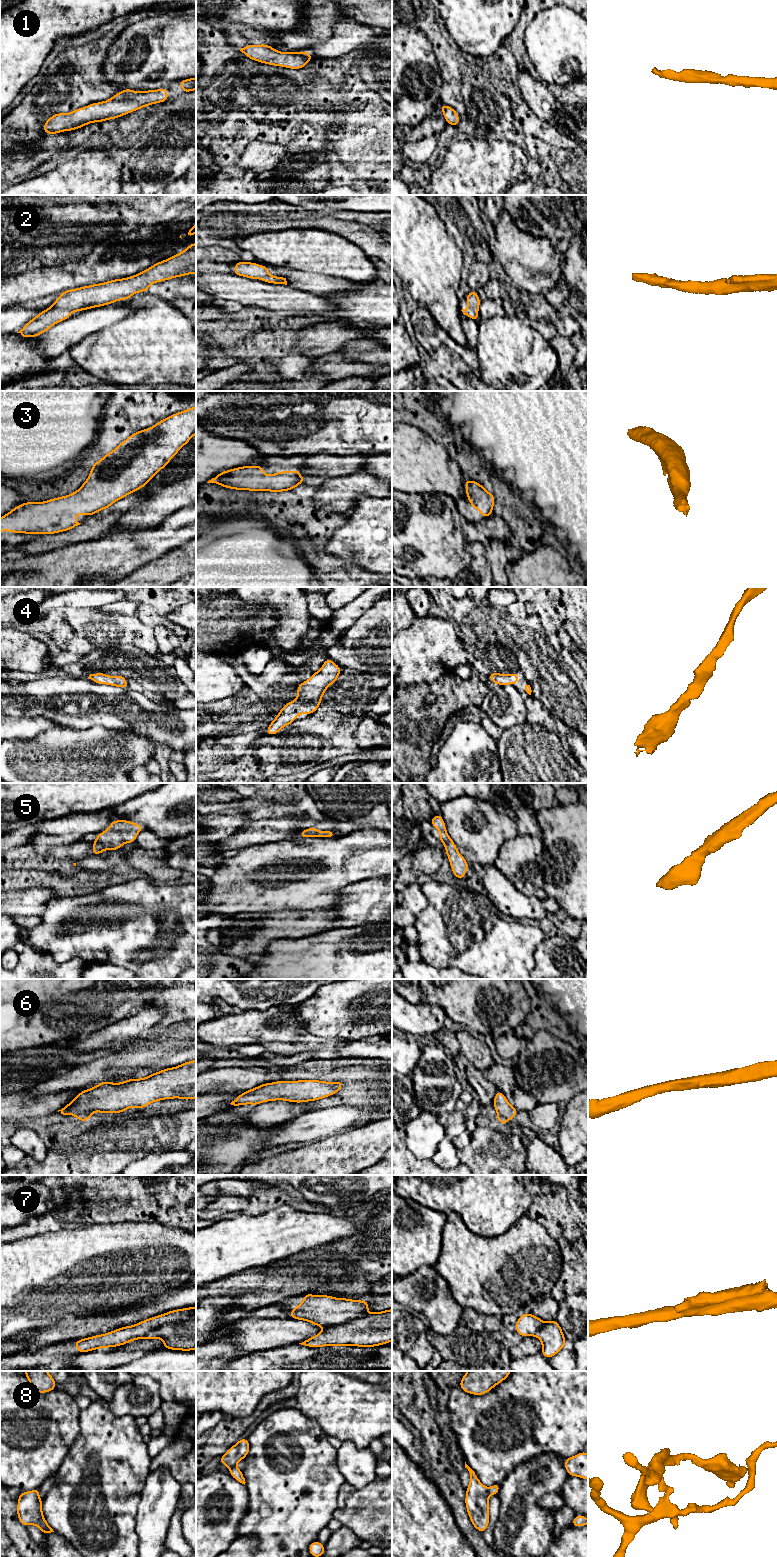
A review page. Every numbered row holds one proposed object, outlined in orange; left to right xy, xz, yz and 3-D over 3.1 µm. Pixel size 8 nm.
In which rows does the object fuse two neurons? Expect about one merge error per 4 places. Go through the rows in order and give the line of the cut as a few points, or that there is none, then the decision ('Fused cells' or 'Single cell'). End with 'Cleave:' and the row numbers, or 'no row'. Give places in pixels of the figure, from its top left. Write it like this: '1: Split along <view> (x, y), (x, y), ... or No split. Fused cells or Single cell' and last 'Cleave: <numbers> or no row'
1: No split. Single cell
2: No split. Single cell
3: No split. Single cell
4: No split. Single cell
5: No split. Single cell
6: No split. Single cell
7: Split along xy (195, 1318), (162, 1324), (150, 1330), (143, 1337). Fused cells
8: Split along yz (486, 1488), (490, 1494). Fused cells
Cleave: 7, 8

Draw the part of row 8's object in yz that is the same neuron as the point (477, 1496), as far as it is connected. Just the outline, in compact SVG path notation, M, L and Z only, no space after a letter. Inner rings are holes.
M466 1462L465 1468L467 1468L470 1473L470 1483L466 1489L465 1497L466 1509L472 1525L483 1534L490 1521L490 1494L488 1489L479 1481L475 1472L466 1464Z

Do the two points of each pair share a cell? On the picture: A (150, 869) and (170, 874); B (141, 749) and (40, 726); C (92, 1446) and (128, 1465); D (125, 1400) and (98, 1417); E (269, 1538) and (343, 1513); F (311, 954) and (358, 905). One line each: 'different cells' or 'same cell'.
A: same cell
B: different cells
C: same cell
D: different cells
E: different cells
F: different cells

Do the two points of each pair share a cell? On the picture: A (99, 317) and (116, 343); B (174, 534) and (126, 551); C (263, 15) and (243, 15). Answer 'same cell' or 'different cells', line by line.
A: different cells
B: same cell
C: same cell

